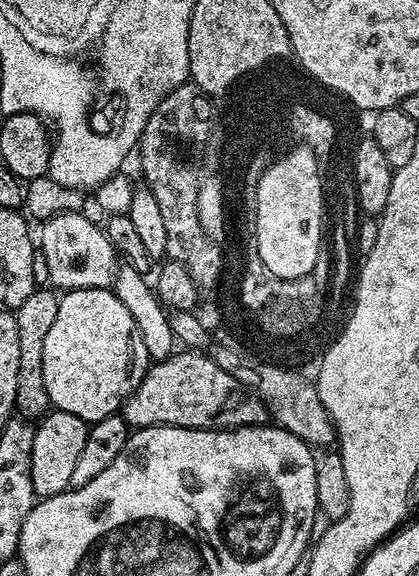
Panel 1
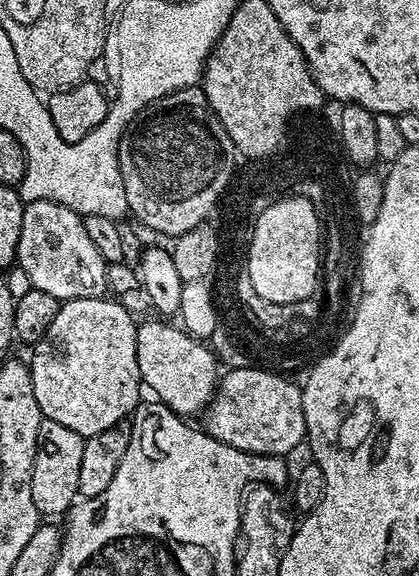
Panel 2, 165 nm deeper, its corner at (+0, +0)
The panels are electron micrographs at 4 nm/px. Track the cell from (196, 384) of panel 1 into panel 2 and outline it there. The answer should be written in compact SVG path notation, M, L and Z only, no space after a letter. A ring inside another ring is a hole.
M233 368L227 369L228 373L219 377L216 385L216 394L208 407L202 413L203 431L213 436L218 442L226 446L234 446L243 452L250 452L253 456L278 456L287 457L287 452L295 450L299 444L306 440L306 414L302 410L302 388L295 384L287 375L262 368Z

